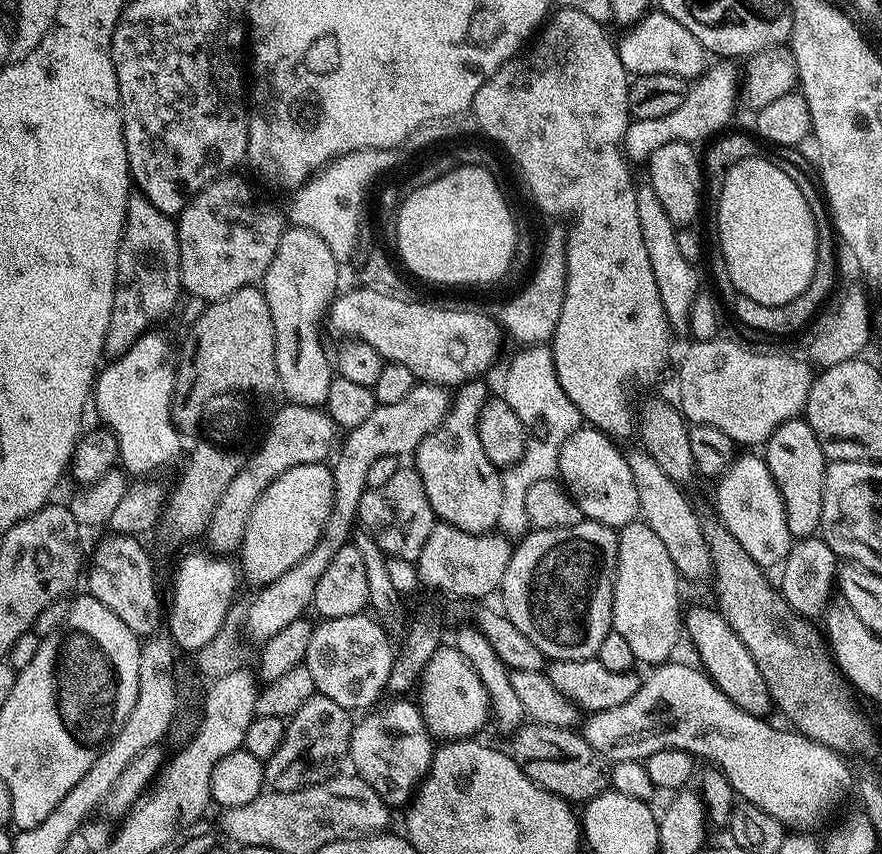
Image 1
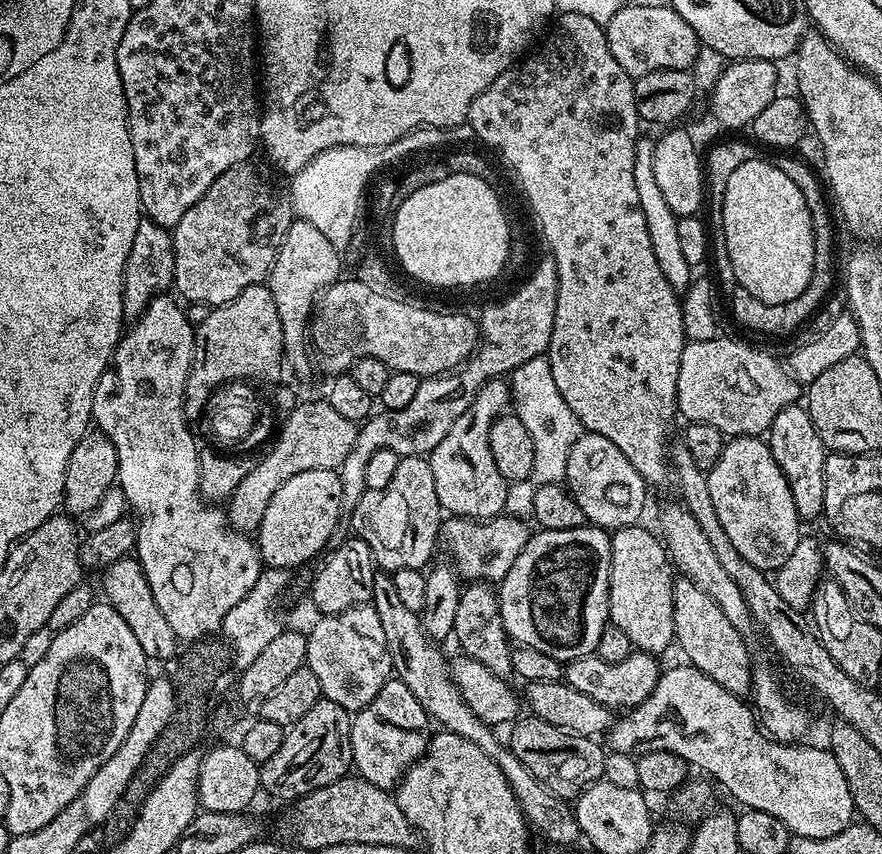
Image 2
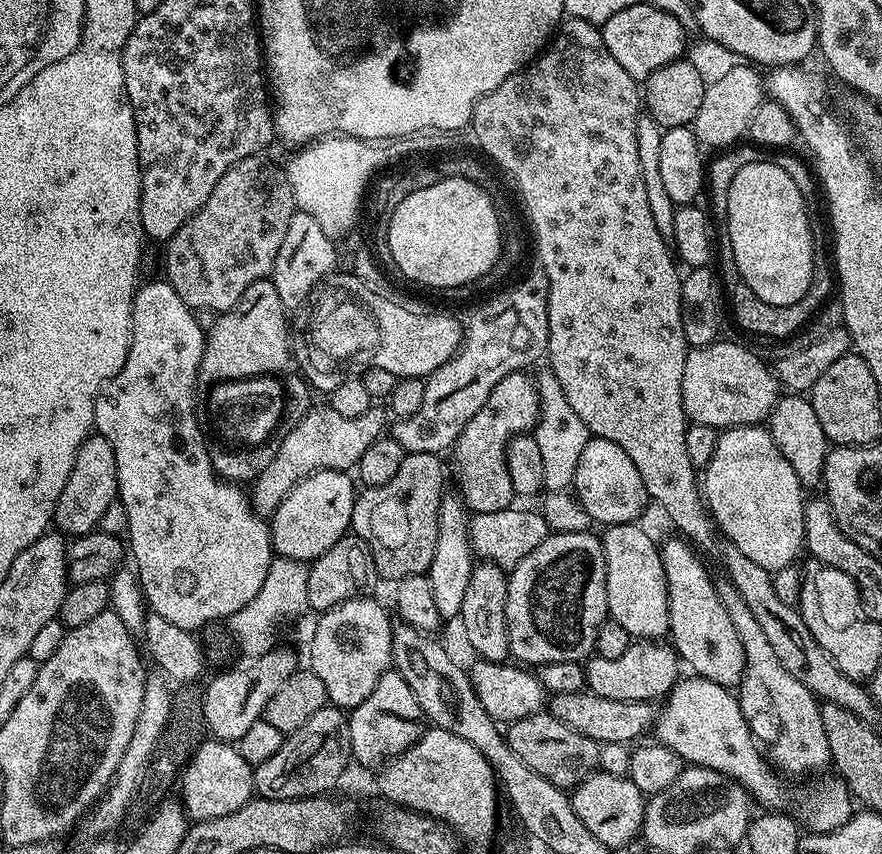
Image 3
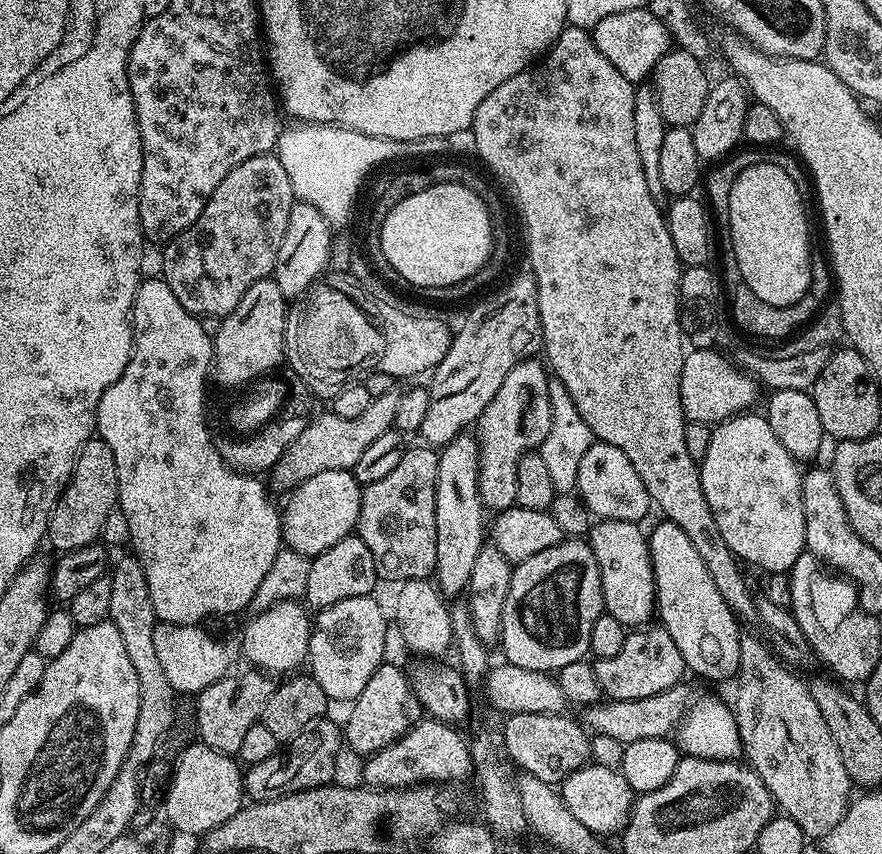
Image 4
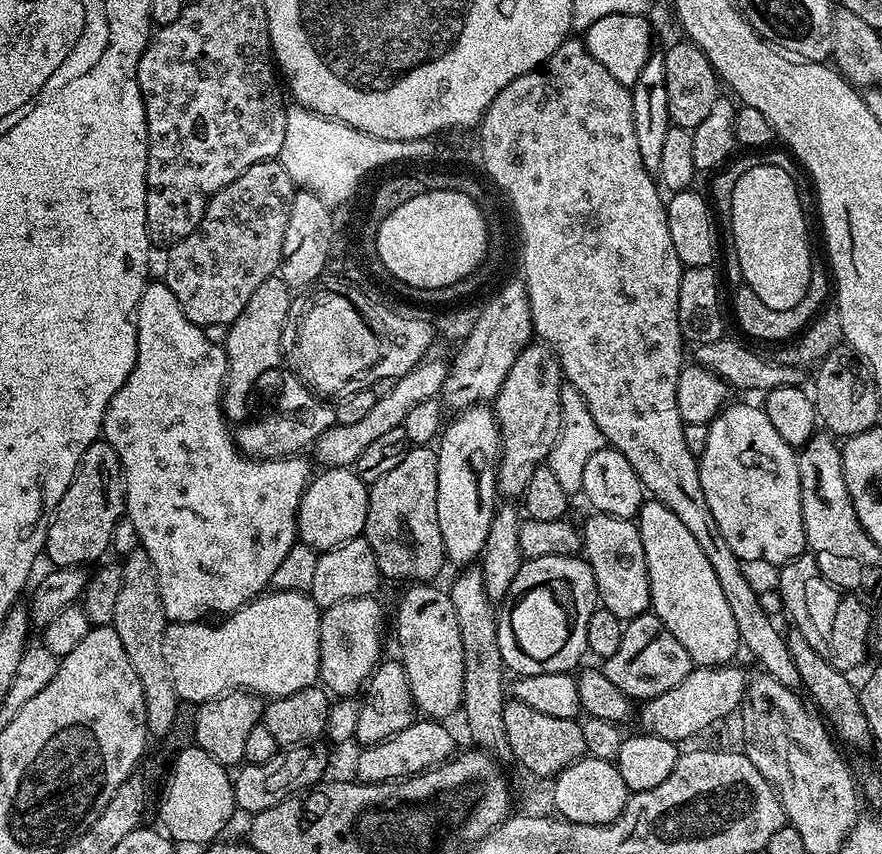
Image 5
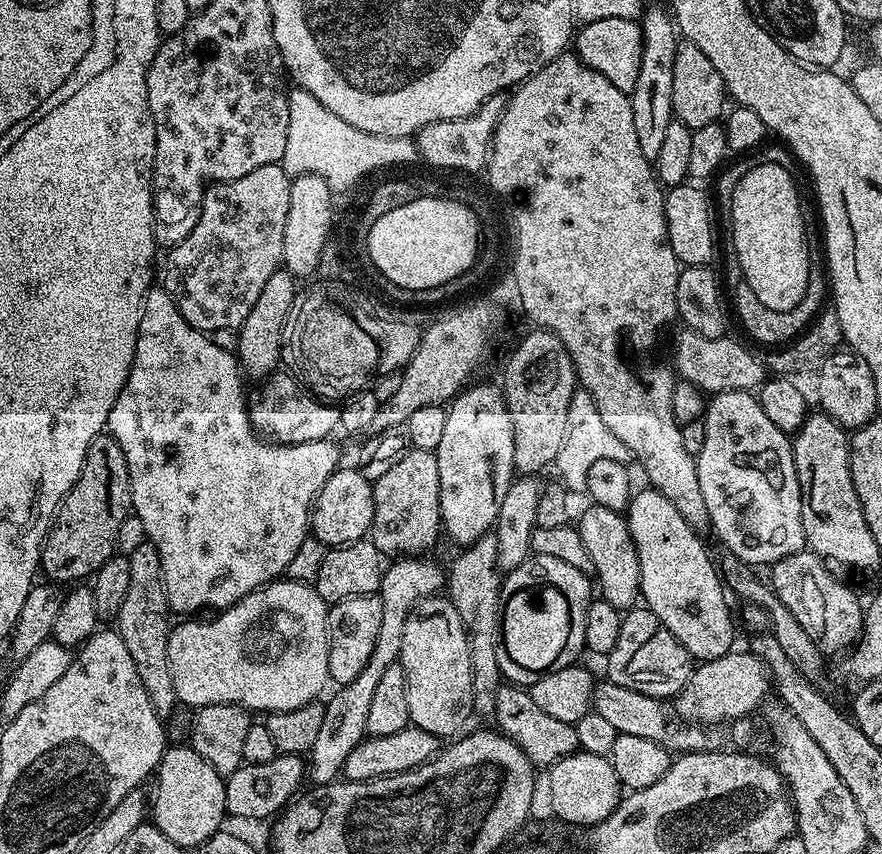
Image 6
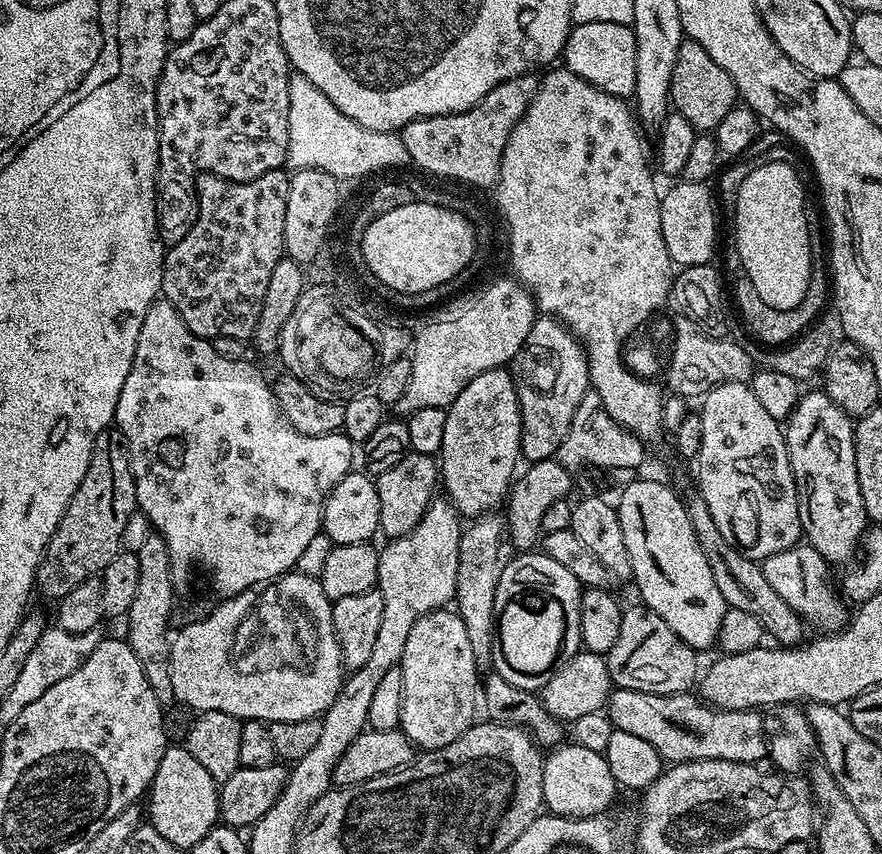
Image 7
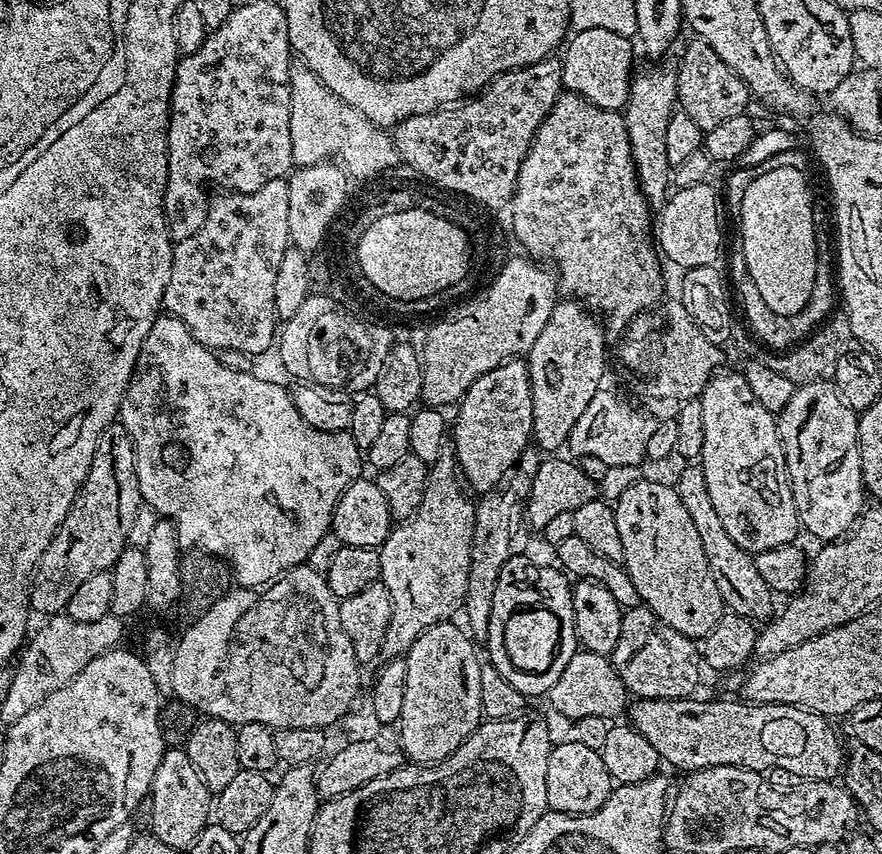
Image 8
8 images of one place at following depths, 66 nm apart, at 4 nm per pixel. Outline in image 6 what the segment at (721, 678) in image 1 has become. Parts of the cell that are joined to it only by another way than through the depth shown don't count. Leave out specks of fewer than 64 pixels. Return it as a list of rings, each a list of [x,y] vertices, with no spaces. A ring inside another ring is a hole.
[[[644,486],[644,489],[637,491],[631,497],[626,509],[626,519],[628,522],[628,529],[634,538],[634,546],[638,550],[638,566],[640,567],[640,594],[643,603],[654,614],[658,614],[658,618],[666,626],[666,630],[670,630],[670,634],[674,634],[674,638],[678,638],[678,642],[682,642],[682,646],[686,646],[686,650],[692,655],[693,661],[703,662],[706,660],[713,660],[714,658],[722,658],[726,653],[733,651],[734,644],[732,644],[732,616],[734,620],[734,612],[728,609],[729,597],[726,595],[725,585],[720,579],[720,573],[714,560],[708,557],[708,552],[704,549],[704,544],[698,533],[693,530],[686,522],[686,518],[682,518],[682,514],[678,514],[678,510],[674,510],[674,505],[670,502],[670,498],[663,496],[661,492],[656,491],[651,486]]]

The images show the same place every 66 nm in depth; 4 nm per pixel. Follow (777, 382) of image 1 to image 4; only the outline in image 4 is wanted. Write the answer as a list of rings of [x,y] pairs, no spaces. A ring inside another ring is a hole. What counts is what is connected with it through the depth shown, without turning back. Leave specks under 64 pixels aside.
[[[697,348],[684,357],[680,401],[685,417],[691,422],[715,426],[731,416],[747,413],[756,400],[758,384],[731,359],[712,348]]]

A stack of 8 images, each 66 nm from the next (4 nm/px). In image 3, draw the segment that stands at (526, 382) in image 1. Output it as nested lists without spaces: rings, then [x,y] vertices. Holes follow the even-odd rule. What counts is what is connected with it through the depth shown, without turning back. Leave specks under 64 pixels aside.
[[[550,370],[535,373],[536,389],[540,399],[540,419],[536,421],[534,435],[538,442],[538,451],[542,453],[542,474],[548,486],[568,486],[573,483],[578,460],[582,450],[586,449],[590,433],[586,422],[574,414],[558,378]]]

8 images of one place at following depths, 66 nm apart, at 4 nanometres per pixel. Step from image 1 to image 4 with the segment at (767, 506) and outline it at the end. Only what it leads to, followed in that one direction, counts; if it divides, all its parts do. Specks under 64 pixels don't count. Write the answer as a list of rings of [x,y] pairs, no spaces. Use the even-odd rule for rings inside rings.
[[[752,415],[731,416],[712,428],[706,458],[698,464],[702,494],[706,494],[706,502],[714,514],[714,522],[718,522],[718,530],[726,546],[730,546],[737,560],[745,565],[753,564],[754,567],[766,572],[765,574],[787,574],[792,571],[794,562],[798,562],[800,555],[806,551],[806,518],[802,510],[802,468],[786,450],[786,446],[782,446],[782,442],[774,438],[774,430],[770,430],[767,415]]]

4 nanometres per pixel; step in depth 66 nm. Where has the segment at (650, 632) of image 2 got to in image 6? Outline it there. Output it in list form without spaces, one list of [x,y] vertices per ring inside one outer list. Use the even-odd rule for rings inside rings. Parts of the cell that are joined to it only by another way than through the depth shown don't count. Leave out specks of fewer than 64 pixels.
[[[593,503],[589,507],[581,516],[579,513],[578,527],[582,534],[582,543],[585,544],[590,559],[594,561],[594,580],[598,585],[599,595],[615,608],[635,609],[641,599],[640,567],[638,550],[634,546],[627,519],[619,511],[607,509],[606,506]]]

